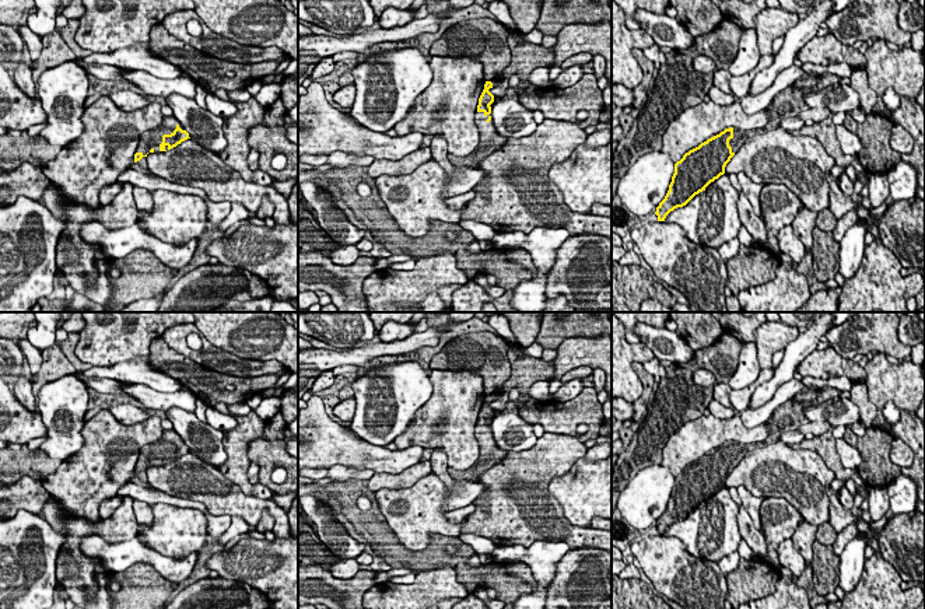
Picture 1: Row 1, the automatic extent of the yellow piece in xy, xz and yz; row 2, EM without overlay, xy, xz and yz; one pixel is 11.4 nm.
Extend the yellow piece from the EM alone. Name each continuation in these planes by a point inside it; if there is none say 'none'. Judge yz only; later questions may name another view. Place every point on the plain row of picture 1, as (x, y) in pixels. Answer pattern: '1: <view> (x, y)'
1: yz (739, 450)

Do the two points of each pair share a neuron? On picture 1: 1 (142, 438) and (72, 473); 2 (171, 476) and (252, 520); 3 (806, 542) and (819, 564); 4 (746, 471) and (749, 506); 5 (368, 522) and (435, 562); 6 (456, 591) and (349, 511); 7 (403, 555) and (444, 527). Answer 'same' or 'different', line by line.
1: same
2: same
3: different
4: different
5: same
6: different
7: different

